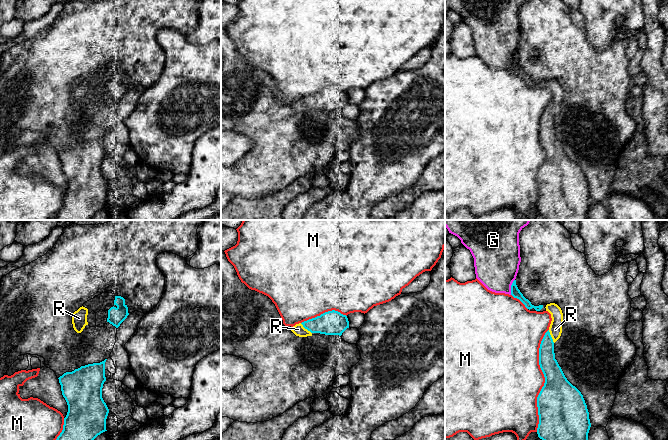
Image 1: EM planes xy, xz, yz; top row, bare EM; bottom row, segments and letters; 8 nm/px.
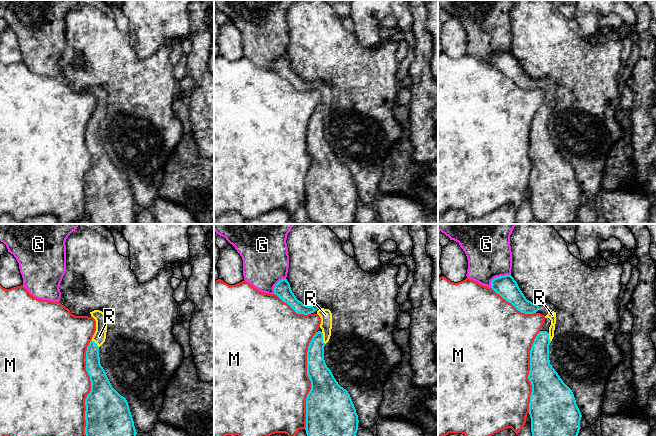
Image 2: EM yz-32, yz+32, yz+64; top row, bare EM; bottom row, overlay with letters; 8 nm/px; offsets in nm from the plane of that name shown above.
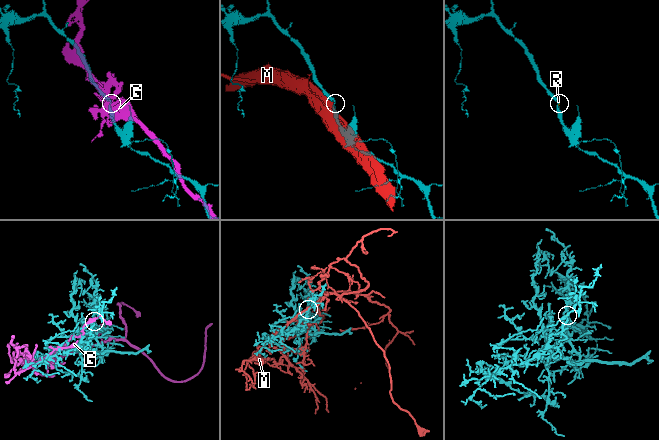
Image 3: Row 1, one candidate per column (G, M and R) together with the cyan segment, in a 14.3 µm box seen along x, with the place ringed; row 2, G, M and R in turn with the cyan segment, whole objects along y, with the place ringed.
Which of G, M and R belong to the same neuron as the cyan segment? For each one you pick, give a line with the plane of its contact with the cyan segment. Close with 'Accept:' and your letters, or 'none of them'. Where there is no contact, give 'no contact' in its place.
R: yz
Accept: R

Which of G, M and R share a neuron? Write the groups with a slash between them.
G / M / R

